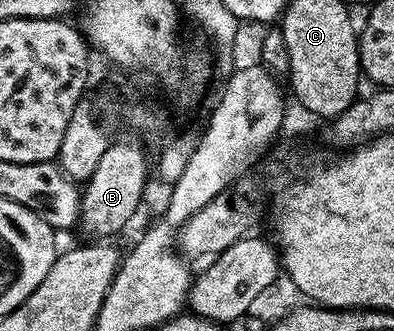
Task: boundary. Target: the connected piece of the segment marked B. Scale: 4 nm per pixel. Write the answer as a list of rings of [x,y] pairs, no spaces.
[[[110,141],[107,152],[99,156],[95,172],[91,172],[89,181],[84,183],[79,230],[86,234],[86,239],[108,239],[113,236],[109,234],[119,233],[136,216],[141,206],[141,197],[145,194],[145,181],[149,178],[149,162],[145,159],[144,150],[146,147],[140,141],[137,142]]]

